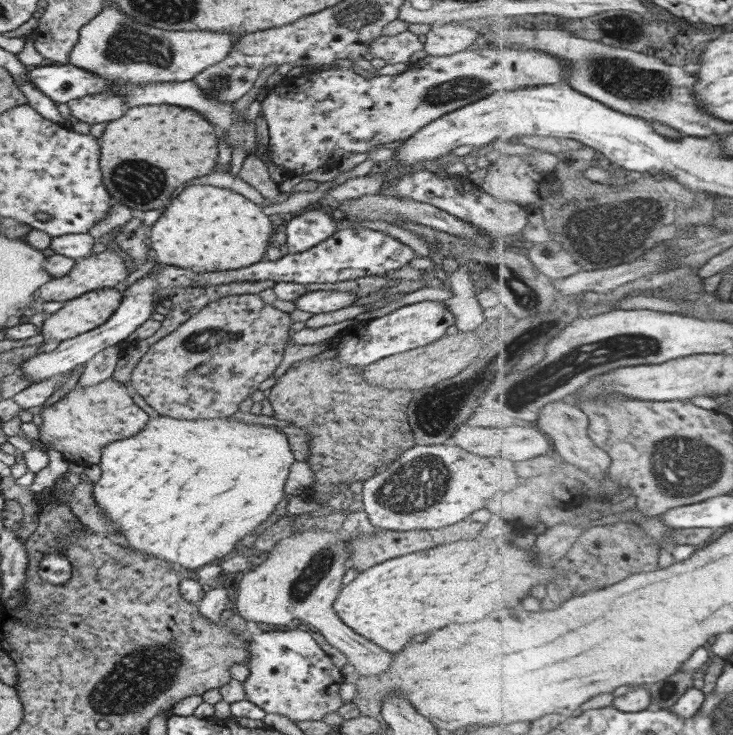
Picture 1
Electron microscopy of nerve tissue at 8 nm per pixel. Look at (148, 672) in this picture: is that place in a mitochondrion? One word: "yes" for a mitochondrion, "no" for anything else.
yes

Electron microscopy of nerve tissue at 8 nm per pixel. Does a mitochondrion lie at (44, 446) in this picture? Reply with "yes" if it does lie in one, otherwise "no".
no

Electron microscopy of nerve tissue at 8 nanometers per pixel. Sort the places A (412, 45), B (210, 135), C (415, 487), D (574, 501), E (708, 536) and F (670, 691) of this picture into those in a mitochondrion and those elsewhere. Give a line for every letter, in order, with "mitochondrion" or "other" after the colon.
A: other
B: other
C: mitochondrion
D: other
E: other
F: mitochondrion

